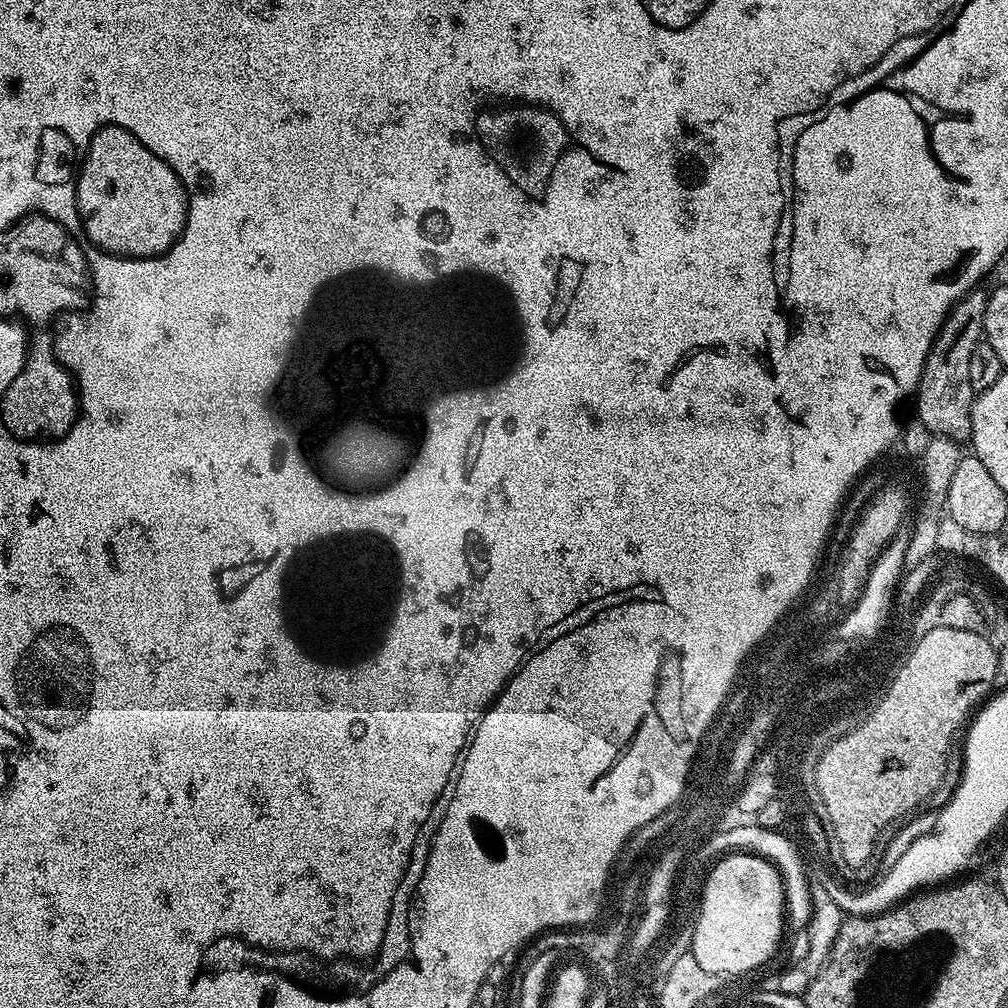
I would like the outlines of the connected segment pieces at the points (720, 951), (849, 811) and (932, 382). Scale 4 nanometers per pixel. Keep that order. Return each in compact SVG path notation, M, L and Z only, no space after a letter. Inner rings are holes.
M728 854L717 859L705 879L694 923L696 930L692 936L696 940L696 955L702 970L724 976L725 969L766 964L780 944L780 935L786 932L784 884L780 881L780 871L763 856L755 854Z
M949 628L930 630L912 647L912 652L905 658L904 665L894 678L894 686L890 686L878 711L824 749L816 768L818 794L822 794L822 802L826 802L826 811L830 814L826 824L834 846L836 842L836 848L840 851L840 860L846 867L860 868L870 863L880 835L895 820L903 821L909 814L915 813L927 796L935 794L948 768L952 735L959 730L964 719L969 719L973 709L993 691L995 673L996 655L987 635Z
M973 290L959 300L952 307L951 312L944 318L944 325L936 335L936 340L930 346L930 354L924 363L924 369L920 375L920 385L916 387L914 401L916 400L915 415L926 426L926 430L933 436L943 436L944 439L953 442L968 442L972 438L972 402L974 393L970 386L970 354L974 346L982 342L984 335L984 319L986 318L986 302L988 292Z

